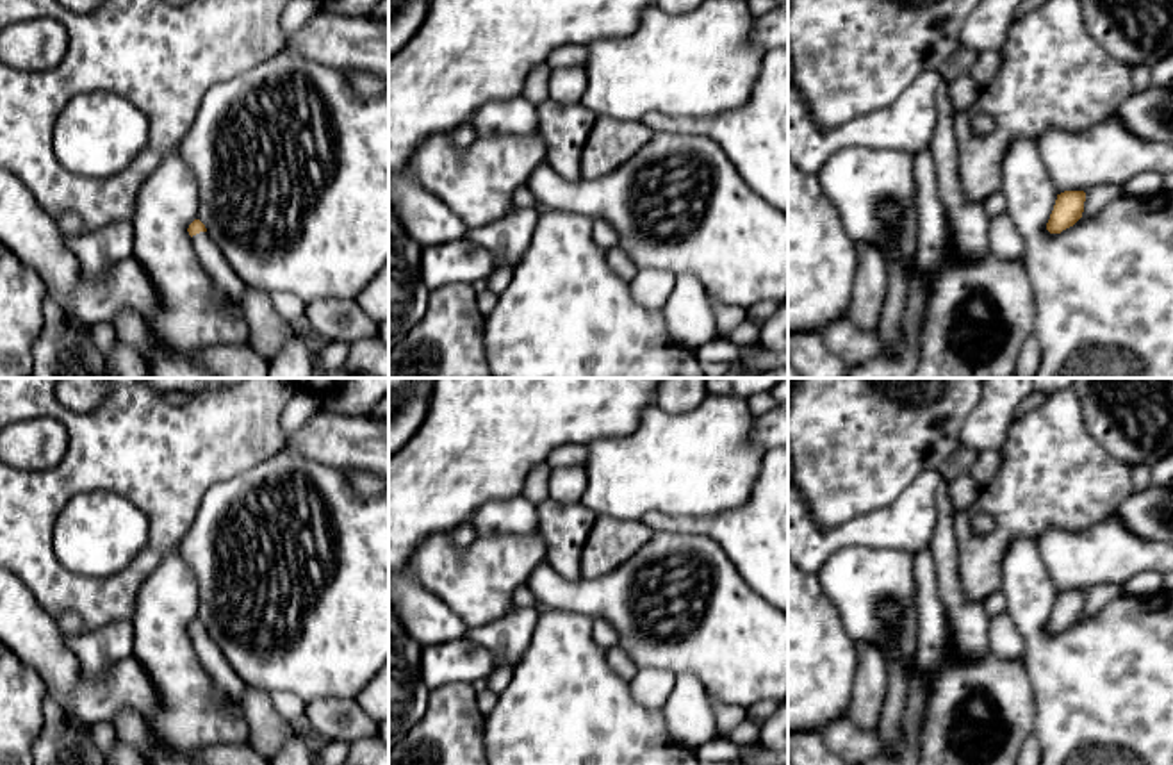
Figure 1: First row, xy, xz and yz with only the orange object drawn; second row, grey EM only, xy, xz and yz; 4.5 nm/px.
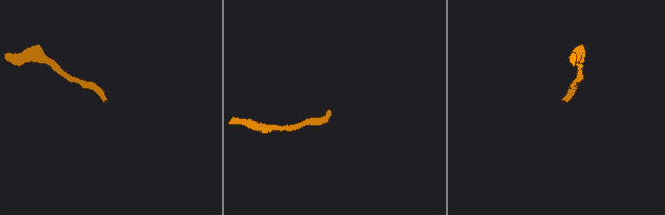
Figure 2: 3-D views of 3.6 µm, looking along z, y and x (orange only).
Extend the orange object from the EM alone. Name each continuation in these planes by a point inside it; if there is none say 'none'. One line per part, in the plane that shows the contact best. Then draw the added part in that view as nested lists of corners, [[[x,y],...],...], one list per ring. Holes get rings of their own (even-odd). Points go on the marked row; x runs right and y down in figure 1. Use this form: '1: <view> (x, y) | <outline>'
1: xy (213, 261) | [[[207,232],[193,235],[191,241],[201,267],[214,285],[228,298],[228,301],[241,305],[248,285],[232,269],[216,243]]]

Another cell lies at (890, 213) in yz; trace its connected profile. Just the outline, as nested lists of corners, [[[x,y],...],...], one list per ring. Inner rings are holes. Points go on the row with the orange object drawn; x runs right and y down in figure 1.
[[[886,200],[879,209],[877,209],[884,228],[895,228],[900,221],[900,207],[893,200]]]

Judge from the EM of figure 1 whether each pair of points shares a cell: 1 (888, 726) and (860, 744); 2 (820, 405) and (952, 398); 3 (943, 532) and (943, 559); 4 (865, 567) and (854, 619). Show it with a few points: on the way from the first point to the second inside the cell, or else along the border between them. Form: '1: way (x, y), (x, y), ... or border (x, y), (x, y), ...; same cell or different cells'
1: border (876, 728), (883, 746); different cells
2: way (853, 405), (892, 405), (899, 411), (920, 409); same cell
3: way (943, 539), (943, 551); same cell
4: way (860, 580), (858, 607); same cell

